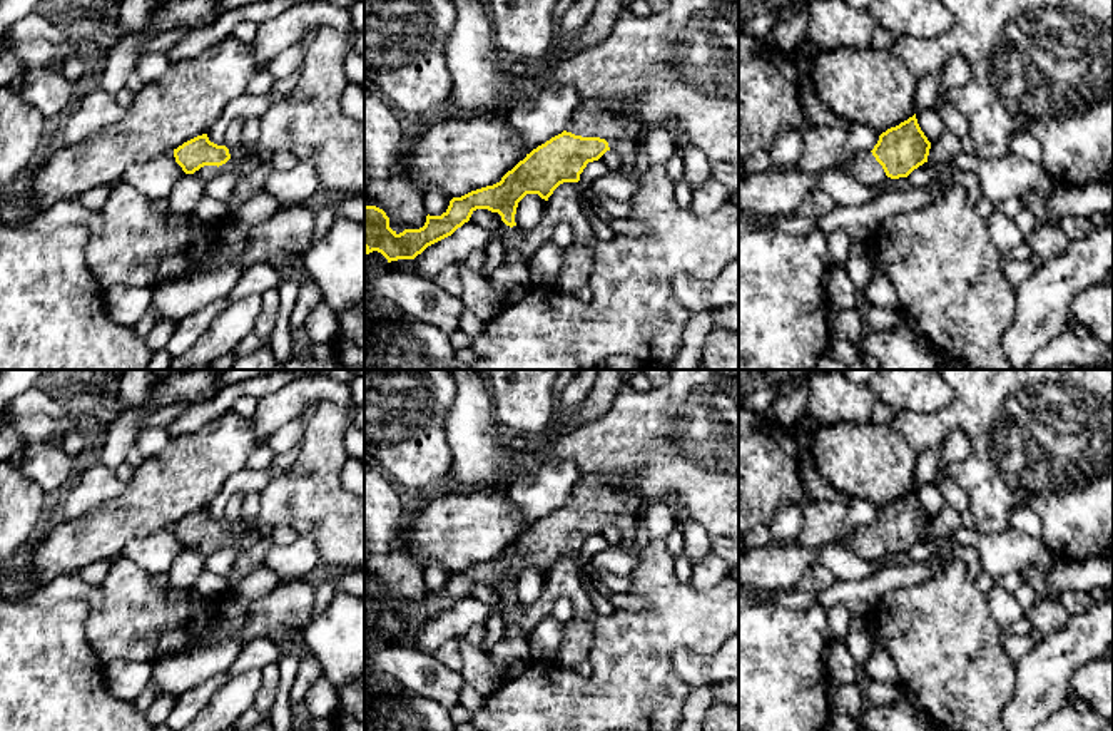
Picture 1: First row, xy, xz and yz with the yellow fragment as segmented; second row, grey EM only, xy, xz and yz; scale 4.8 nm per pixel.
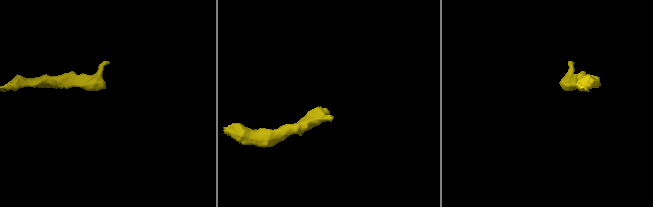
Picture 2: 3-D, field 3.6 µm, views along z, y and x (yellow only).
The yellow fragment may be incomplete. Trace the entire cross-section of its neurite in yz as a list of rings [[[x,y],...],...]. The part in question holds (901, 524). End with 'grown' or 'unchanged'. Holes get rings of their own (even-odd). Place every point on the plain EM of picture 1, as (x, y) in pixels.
[[[914,488],[882,507],[872,525],[856,529],[849,539],[849,549],[866,560],[879,559],[886,552],[907,552],[928,537],[929,524],[931,517]]] | grown

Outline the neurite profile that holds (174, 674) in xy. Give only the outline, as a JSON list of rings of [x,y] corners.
[[[226,639],[212,644],[194,644],[157,659],[150,677],[157,684],[157,696],[180,698],[186,691],[227,671],[242,647],[244,642]]]

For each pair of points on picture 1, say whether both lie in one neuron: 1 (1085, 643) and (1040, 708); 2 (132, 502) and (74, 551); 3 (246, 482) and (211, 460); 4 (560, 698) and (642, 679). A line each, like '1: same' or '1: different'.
1: same
2: same
3: different
4: same

